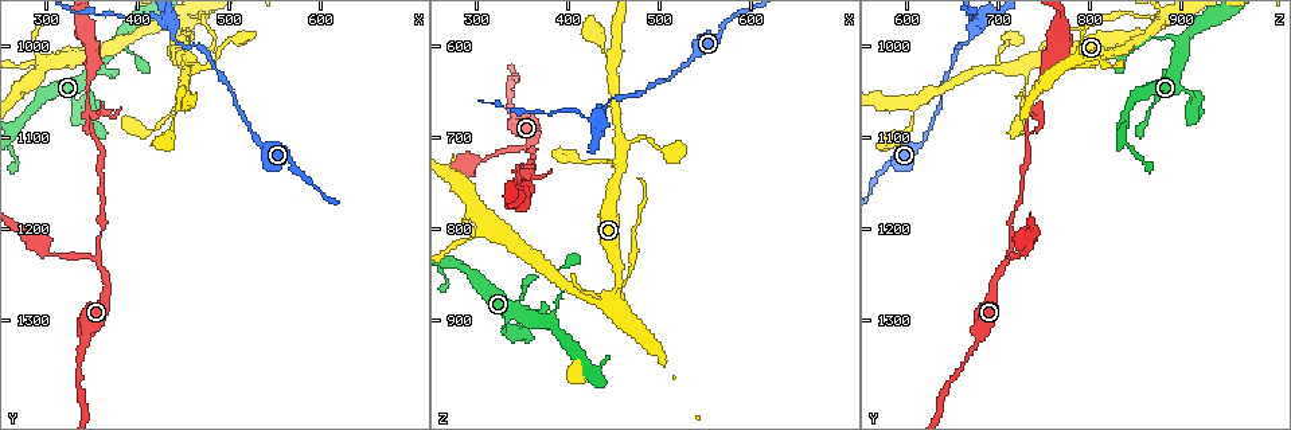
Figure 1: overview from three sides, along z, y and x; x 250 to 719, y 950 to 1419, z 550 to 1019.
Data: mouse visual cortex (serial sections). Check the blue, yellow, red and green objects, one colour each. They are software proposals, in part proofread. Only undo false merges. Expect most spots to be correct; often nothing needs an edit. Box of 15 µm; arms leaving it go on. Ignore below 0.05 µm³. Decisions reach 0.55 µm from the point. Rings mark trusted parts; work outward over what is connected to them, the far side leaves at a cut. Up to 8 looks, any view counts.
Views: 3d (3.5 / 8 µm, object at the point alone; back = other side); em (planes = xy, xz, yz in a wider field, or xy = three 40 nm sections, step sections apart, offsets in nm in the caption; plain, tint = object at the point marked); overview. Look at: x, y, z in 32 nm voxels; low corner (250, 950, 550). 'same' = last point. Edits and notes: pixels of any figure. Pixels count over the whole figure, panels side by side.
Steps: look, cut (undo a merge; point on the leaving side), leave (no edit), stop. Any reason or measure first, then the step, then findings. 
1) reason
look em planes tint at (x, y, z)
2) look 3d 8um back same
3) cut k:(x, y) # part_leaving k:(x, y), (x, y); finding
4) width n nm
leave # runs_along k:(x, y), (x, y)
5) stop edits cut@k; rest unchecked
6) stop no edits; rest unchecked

three arms meet
look 3d 8um at (360, 1235, 710)

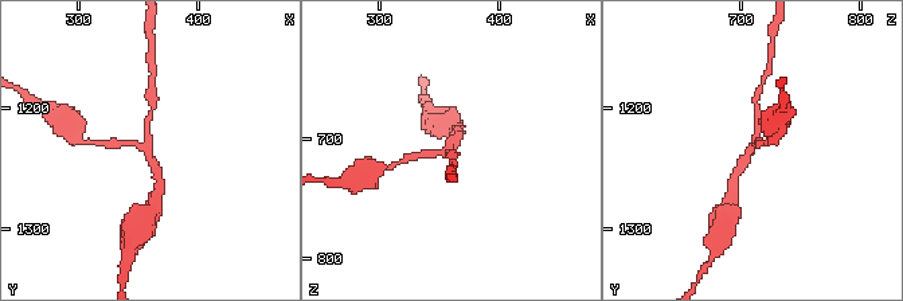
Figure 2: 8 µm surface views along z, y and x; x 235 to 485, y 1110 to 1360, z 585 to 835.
look em planes tint at (358, 1234, 710)

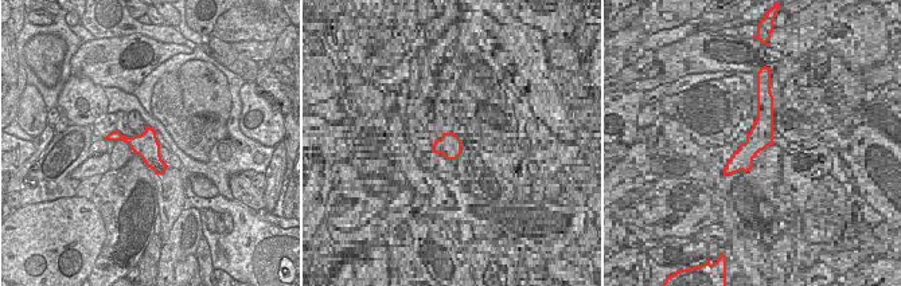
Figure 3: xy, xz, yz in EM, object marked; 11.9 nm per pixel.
leave # runs_along 2:(735, 180), (757, 141), (757, 109); continuous, no second cell

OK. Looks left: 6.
look 3d 3.5um at (345, 1080, 730)

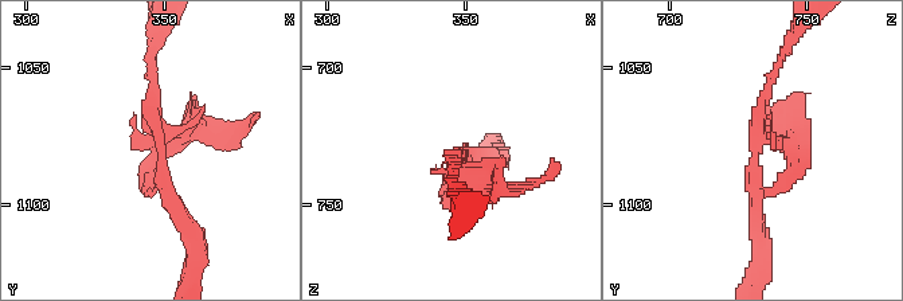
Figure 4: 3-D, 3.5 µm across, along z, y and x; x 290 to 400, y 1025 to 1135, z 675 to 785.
need the tissue
look em xy step 5 plain at (349, 1078, 732)

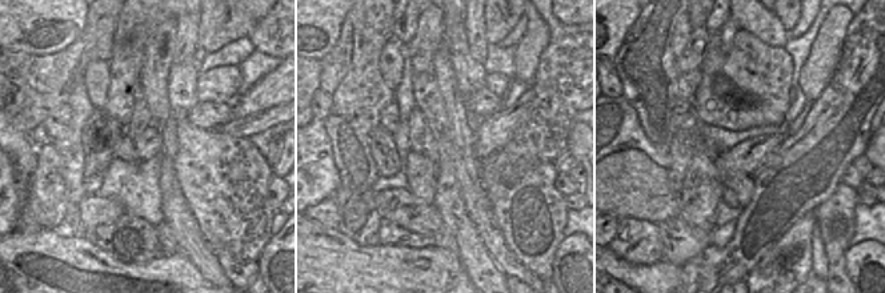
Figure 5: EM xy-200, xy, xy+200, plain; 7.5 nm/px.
look em xy step 5 tint same

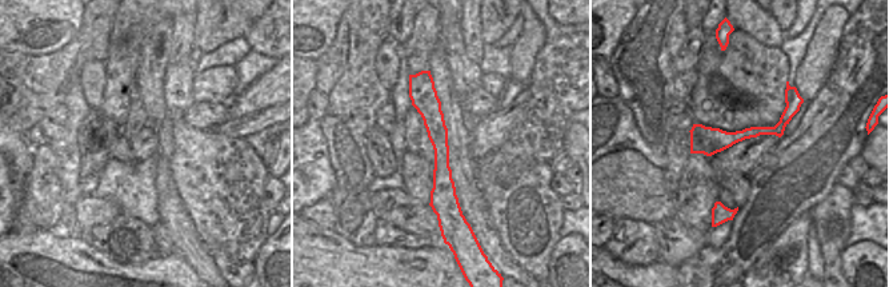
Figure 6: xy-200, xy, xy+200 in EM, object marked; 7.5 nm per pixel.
width 160 nm
leave # runs_along 4:(188, 227), (163, 178), (151, 62); continuous, no second cell

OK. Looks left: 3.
thick turns thin
look 3d 3.5um at (455, 1045, 730)

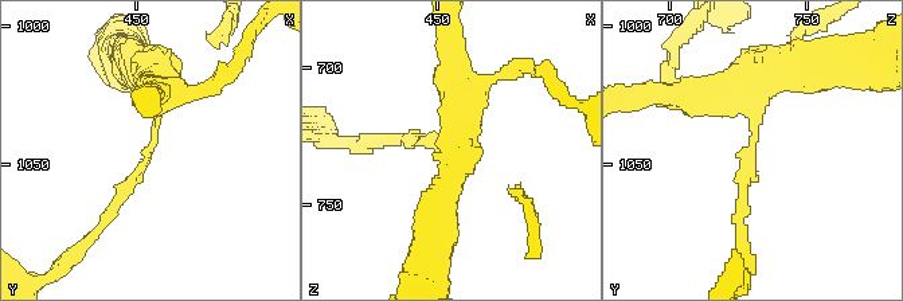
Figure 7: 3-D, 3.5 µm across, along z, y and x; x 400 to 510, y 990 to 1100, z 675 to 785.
arm_widths 150, 450 nm; need the tissue
look em xy step 5 tint at (454, 1044, 730)

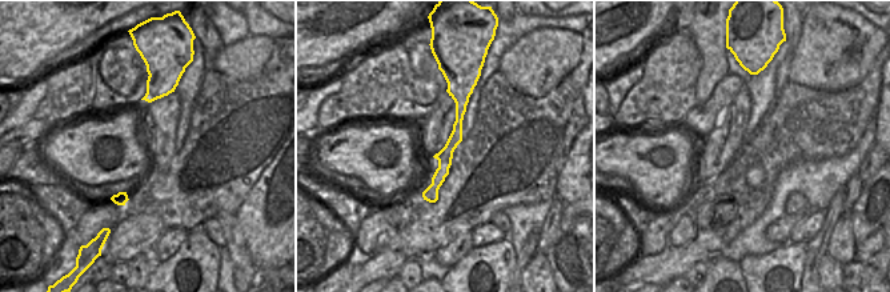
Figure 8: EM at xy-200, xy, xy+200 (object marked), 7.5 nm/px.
leave # runs_along 7:(153, 73), (157, 135), (104, 225); one cell here

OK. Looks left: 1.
stop no edits; rest unchecked

